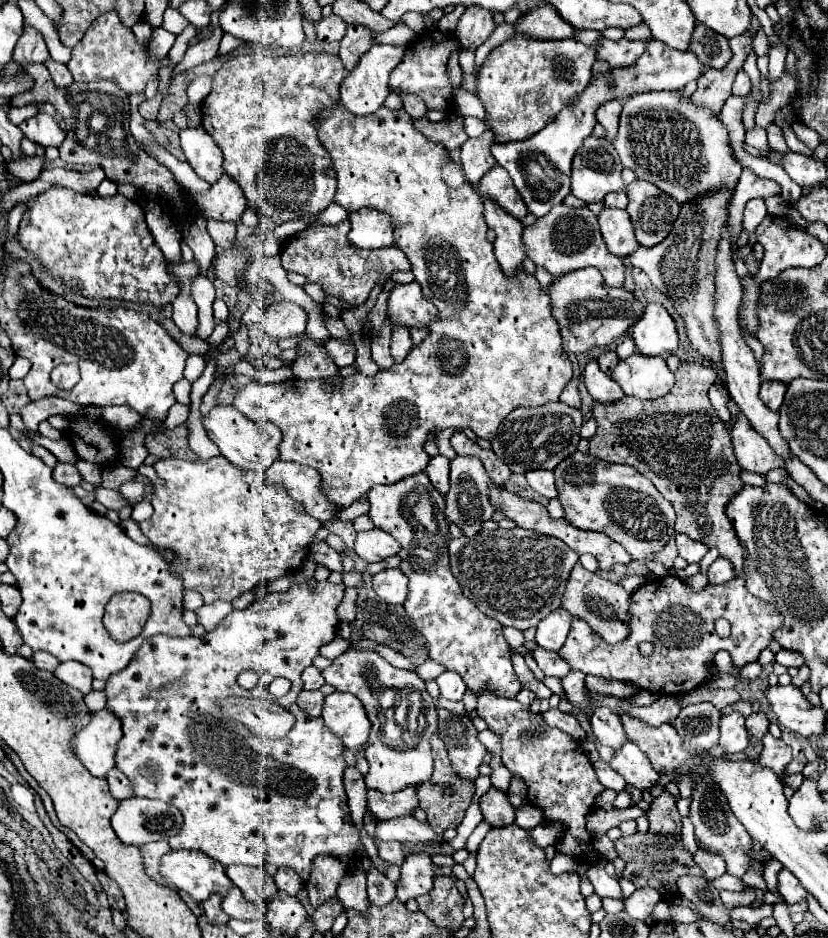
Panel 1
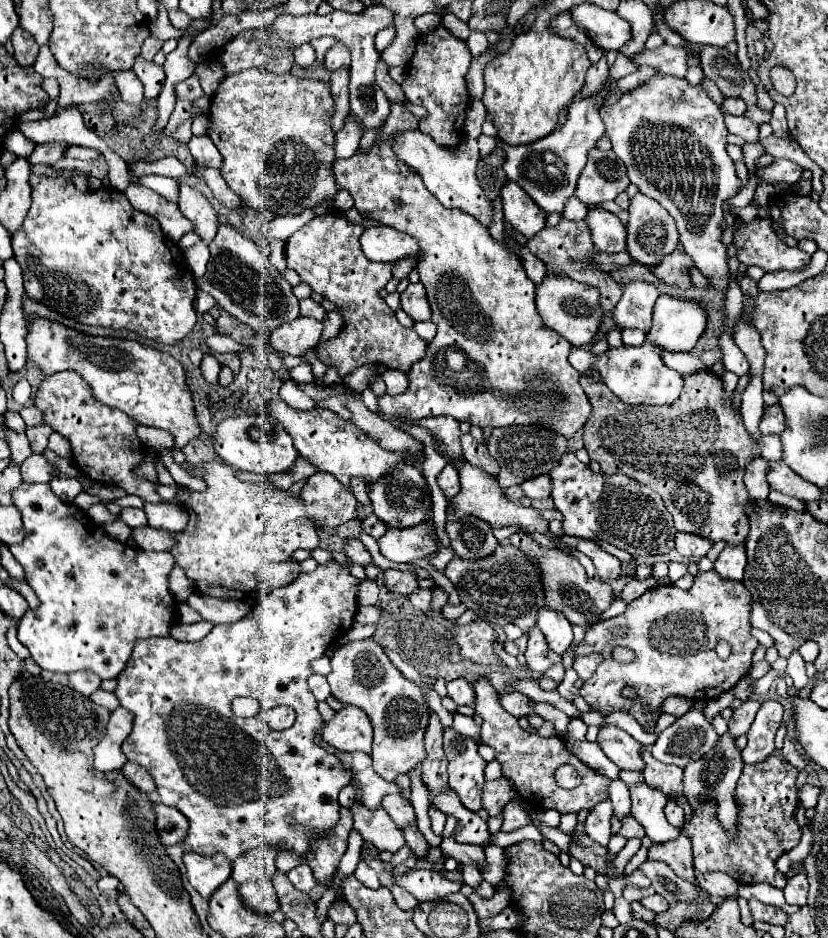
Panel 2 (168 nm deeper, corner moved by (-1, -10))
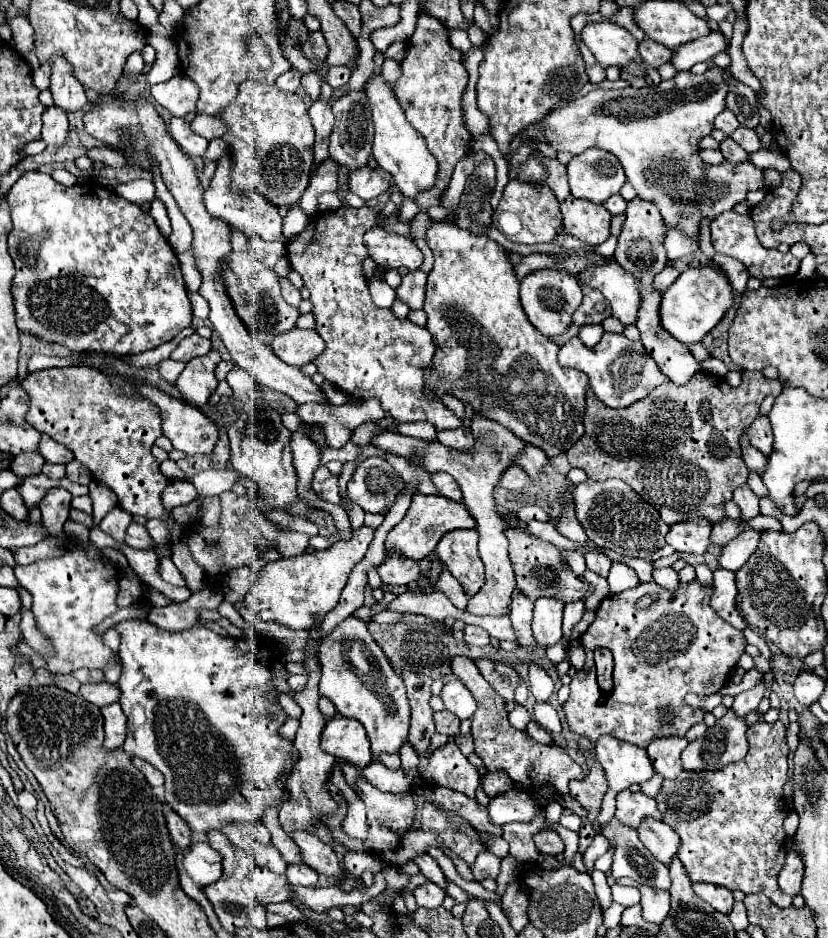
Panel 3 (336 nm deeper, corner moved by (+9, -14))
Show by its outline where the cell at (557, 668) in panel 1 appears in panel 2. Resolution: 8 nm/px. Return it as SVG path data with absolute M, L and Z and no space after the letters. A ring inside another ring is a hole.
M534 627L532 633L528 633L528 649L524 651L524 657L528 661L528 667L540 673L546 673L546 669L562 661L560 655L552 655L552 651L548 651L548 645L544 643L544 635L538 627Z

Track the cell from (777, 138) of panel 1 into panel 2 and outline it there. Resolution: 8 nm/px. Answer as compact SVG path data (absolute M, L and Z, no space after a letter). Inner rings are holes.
M752 68L749 70L749 75L752 81L756 85L756 90L757 90L757 96L758 96L758 107L762 108L763 110L766 111L771 111L775 105L773 100L770 98L768 93L764 90L764 87L762 83L759 80L759 77Z

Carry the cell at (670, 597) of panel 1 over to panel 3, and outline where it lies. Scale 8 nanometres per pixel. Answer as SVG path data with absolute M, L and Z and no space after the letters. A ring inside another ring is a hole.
M650 581L650 583L640 583L638 587L616 593L616 595L608 595L596 609L594 623L582 635L582 645L586 651L586 665L582 667L582 671L576 671L576 675L572 677L570 697L564 703L564 713L566 713L566 721L570 729L590 739L592 743L596 743L598 737L602 735L612 735L620 741L646 749L654 739L680 737L692 725L700 723L706 713L698 707L686 705L684 697L688 693L694 693L698 697L708 697L720 691L726 685L730 671L736 667L738 657L744 653L744 647L746 647L746 639L742 631L734 629L730 623L726 623L714 613L714 609L708 603L710 595L712 595L712 589L704 589L698 581L692 581L686 585L680 583L672 591L662 589L658 583ZM644 593L658 593L660 599L650 609L636 609L634 603ZM596 647L608 647L614 655L614 673L612 673L614 687L610 693L602 693L596 681L596 667L594 667L594 655L592 655ZM660 707L668 707L676 715L676 719L670 725L660 723L658 719Z

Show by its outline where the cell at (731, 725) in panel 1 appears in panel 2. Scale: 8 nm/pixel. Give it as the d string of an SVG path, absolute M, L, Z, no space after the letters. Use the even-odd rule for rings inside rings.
M752 699L744 701L744 705L740 709L736 709L734 715L732 715L732 719L728 721L728 733L734 739L746 735L748 729L750 729L750 725L752 725L752 721L754 721L754 717L756 717L758 709L760 709L758 701L752 701Z

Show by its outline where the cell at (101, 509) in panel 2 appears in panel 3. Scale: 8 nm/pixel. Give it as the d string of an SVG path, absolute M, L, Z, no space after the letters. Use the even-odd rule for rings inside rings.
M114 507L100 523L100 529L108 535L112 535L114 539L118 541L124 541L124 535L126 535L126 529L128 525L132 523L132 515L122 511L122 507Z

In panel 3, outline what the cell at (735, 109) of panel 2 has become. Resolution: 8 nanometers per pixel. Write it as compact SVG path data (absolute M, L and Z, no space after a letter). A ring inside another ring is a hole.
M730 109L722 111L722 115L718 115L718 119L714 121L714 127L716 127L716 129L720 129L724 135L732 135L732 133L736 131L736 127L738 127L738 125L740 125L740 123L738 123L736 115L734 115Z

